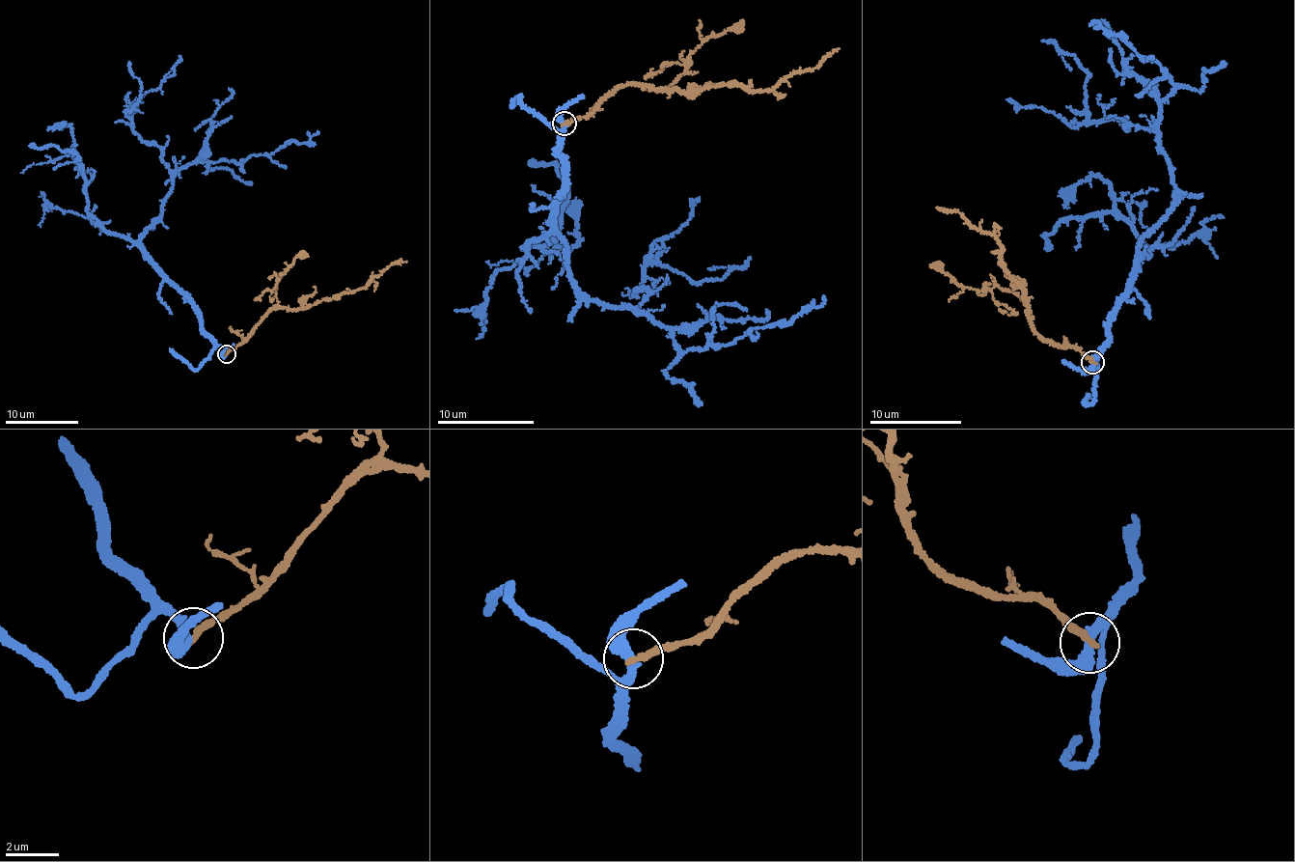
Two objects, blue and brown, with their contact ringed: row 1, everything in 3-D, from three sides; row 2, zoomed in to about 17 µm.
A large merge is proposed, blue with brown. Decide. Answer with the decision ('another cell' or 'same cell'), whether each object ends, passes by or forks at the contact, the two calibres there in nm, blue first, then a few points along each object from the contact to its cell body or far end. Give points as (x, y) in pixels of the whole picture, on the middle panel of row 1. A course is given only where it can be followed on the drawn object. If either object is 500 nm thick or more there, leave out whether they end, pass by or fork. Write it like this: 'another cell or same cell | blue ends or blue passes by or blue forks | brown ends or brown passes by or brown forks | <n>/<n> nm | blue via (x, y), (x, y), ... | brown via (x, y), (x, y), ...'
another cell | blue passes by | brown ends | 360/280 nm | blue via (564, 122), (568, 180), (556, 231), (590, 299), (647, 314), (681, 351), (735, 343), (823, 295) | brown via (564, 124), (589, 115), (630, 84), (687, 93), (738, 83), (763, 91), (839, 48)

